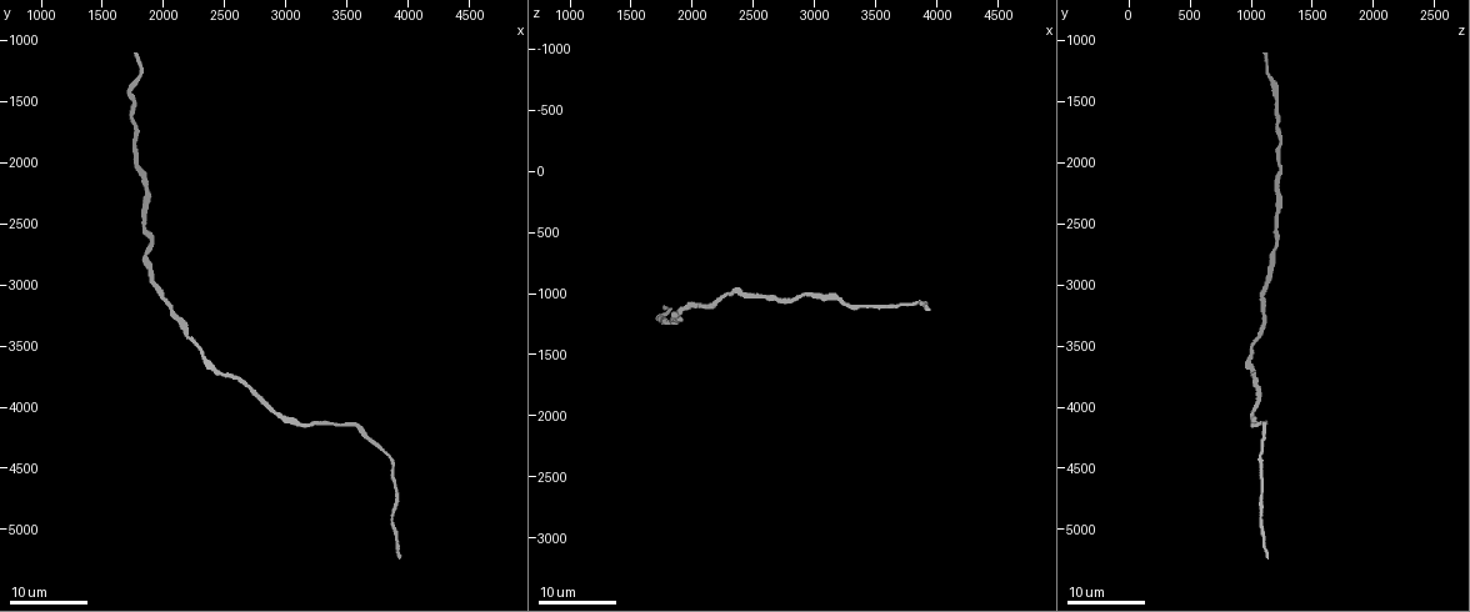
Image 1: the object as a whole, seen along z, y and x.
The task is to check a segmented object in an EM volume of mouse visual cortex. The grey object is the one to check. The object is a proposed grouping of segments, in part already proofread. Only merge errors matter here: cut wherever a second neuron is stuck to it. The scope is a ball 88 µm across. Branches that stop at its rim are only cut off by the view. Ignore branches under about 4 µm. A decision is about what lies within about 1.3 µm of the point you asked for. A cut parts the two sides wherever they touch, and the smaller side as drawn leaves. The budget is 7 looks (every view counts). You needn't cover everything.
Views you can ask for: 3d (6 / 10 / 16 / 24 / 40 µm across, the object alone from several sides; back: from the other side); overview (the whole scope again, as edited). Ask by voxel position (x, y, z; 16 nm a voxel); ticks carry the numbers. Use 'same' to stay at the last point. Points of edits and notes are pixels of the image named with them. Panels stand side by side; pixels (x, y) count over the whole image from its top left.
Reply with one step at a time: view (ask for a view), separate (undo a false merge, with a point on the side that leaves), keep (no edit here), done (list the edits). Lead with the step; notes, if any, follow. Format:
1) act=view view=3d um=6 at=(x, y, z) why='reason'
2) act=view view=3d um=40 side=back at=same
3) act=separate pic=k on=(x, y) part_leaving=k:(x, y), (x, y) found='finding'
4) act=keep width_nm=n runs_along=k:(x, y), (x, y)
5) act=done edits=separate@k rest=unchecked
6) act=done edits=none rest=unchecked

act=view view=3d um=16 at=(2340, 3580, 1000)

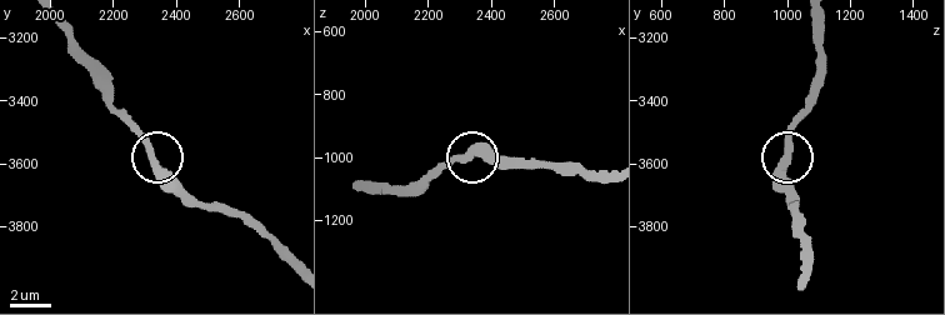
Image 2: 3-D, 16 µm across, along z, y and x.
act=view view=3d um=6 at=(2320, 3560, 1010)

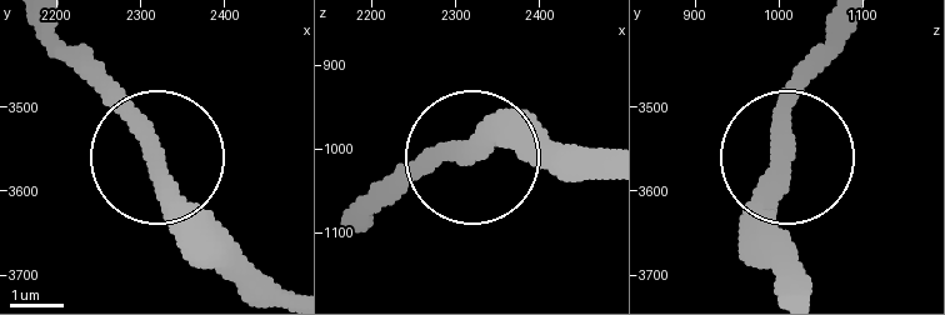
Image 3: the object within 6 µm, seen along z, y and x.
act=keep width_nm=360 runs_along=3:(469, 160), (571, 146) found='continuous, no second neuron'

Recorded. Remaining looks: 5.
act=view view=3d um=16 at=(1900, 2660, 1200) why='a narrow waist'

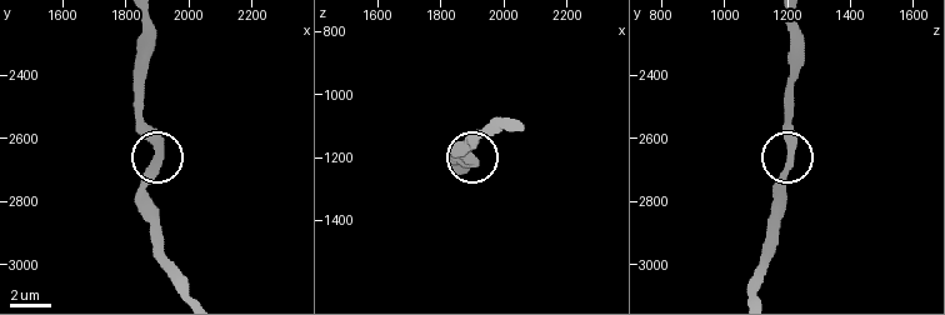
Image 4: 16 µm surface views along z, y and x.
act=view view=3d um=10 at=(1900, 2650, 1200)

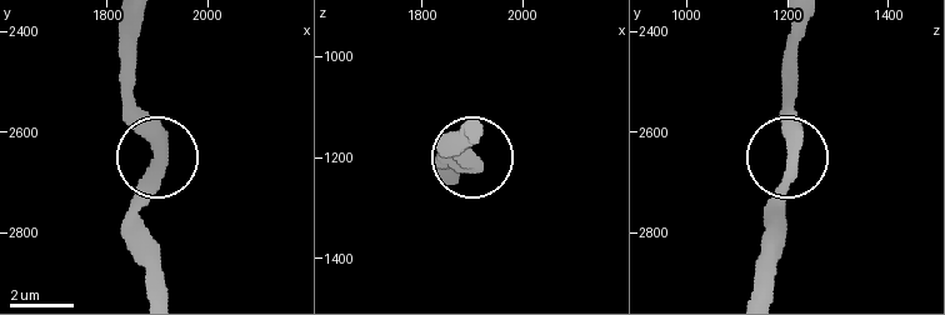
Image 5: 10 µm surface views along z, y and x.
act=view view=3d um=10 side=back at=(1895, 2655, 1210)

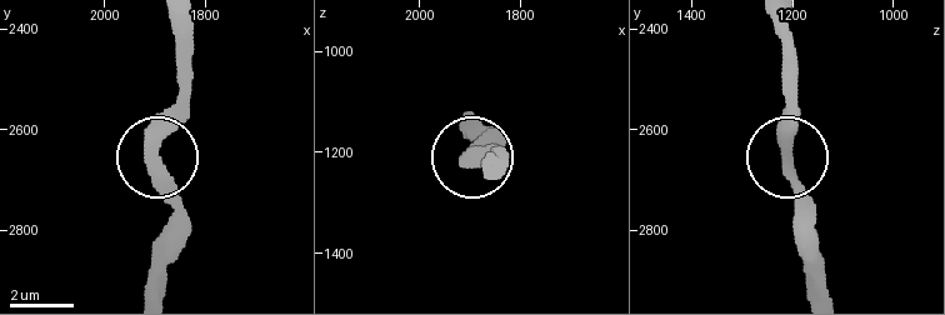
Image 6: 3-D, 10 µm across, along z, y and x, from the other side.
act=keep width_nm=420 found='one neuron here'

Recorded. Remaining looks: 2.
act=view view=3d um=16 at=(3060, 4100, 1040) why='thin neck'

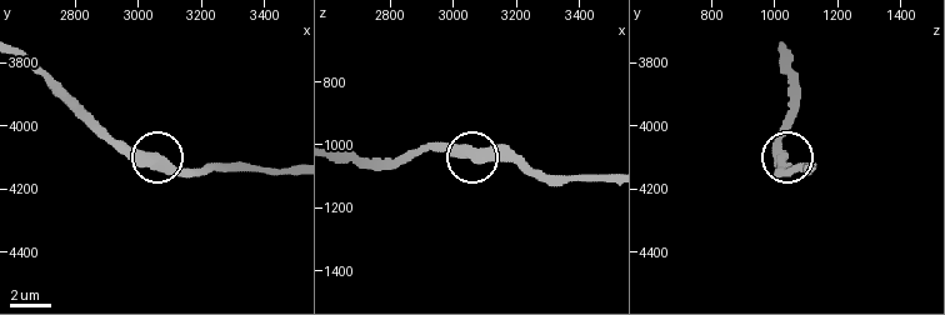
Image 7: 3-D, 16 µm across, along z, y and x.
act=view view=3d um=6 at=(3080, 4110, 1020) why='closer look'

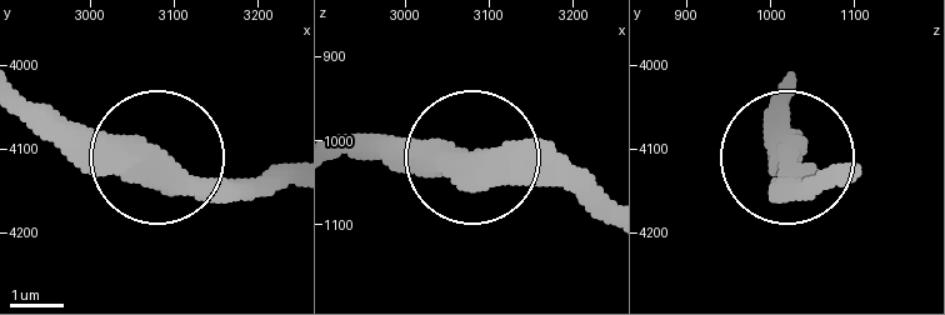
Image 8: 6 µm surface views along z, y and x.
act=keep runs_along=8:(26, 98), (200, 178), (276, 183) found='all the same neuron'

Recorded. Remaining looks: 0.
act=done edits=none rest=unchecked

